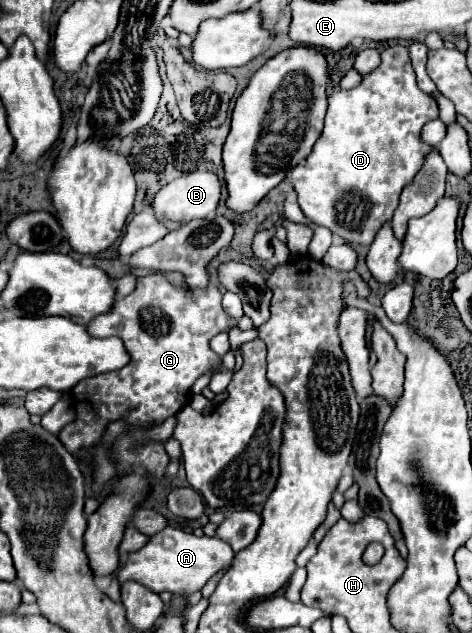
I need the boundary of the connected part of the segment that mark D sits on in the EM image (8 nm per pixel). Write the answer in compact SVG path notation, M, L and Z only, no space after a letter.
M388 46L382 50L382 64L366 74L352 90L336 90L328 96L328 112L324 132L314 144L312 154L292 172L292 184L298 194L302 212L320 226L330 228L348 244L370 246L378 230L392 218L398 208L398 198L404 186L412 184L418 170L424 166L426 154L436 150L422 142L420 132L428 120L438 118L438 104L432 94L426 94L416 84L416 74L408 58L406 46Z

